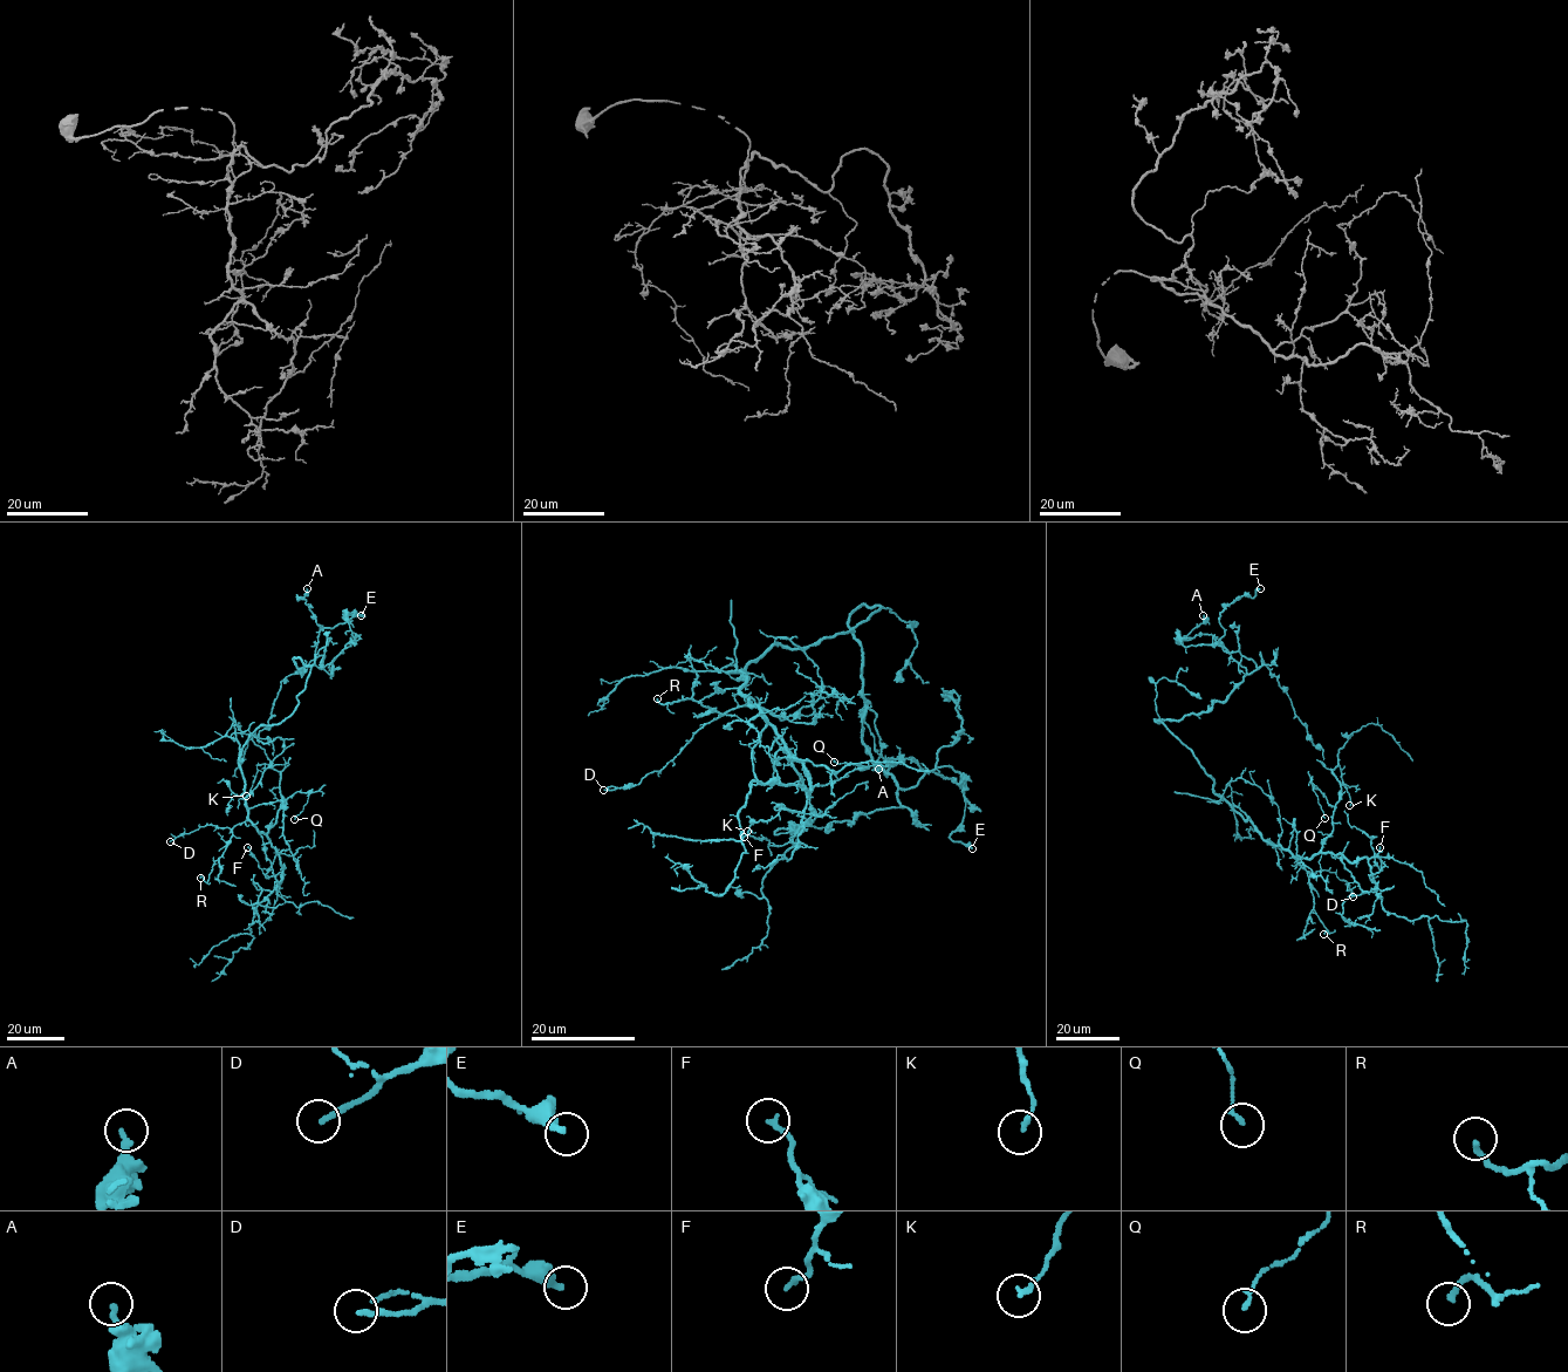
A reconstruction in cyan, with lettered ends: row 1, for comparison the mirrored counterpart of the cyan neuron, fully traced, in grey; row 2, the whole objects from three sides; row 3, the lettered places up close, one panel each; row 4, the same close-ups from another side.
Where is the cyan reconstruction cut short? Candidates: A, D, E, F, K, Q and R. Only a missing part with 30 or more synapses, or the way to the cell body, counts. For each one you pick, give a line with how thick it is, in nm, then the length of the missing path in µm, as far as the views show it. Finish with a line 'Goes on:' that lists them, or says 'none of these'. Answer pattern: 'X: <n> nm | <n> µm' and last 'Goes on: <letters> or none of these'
Goes on: none of these

